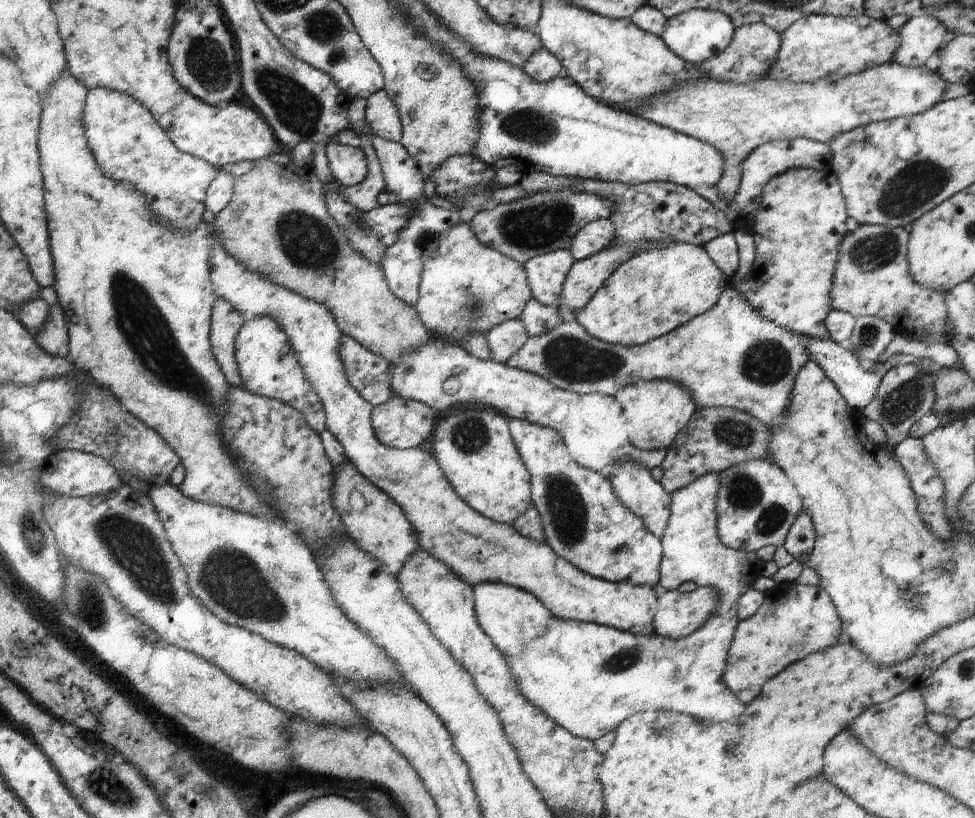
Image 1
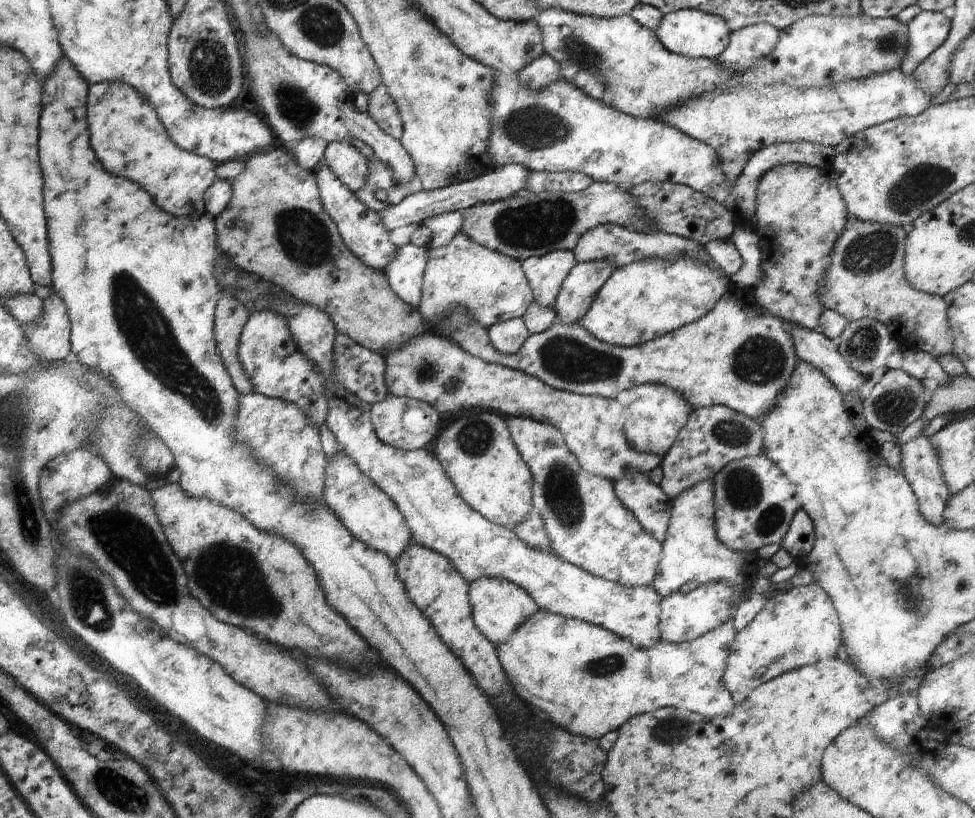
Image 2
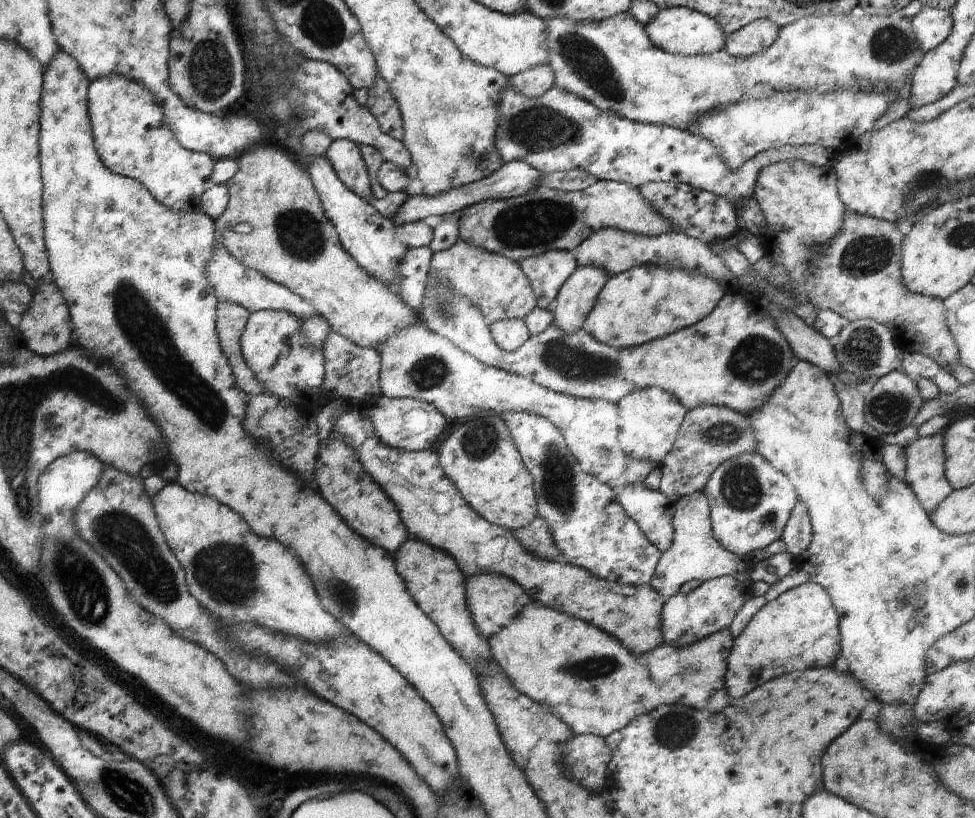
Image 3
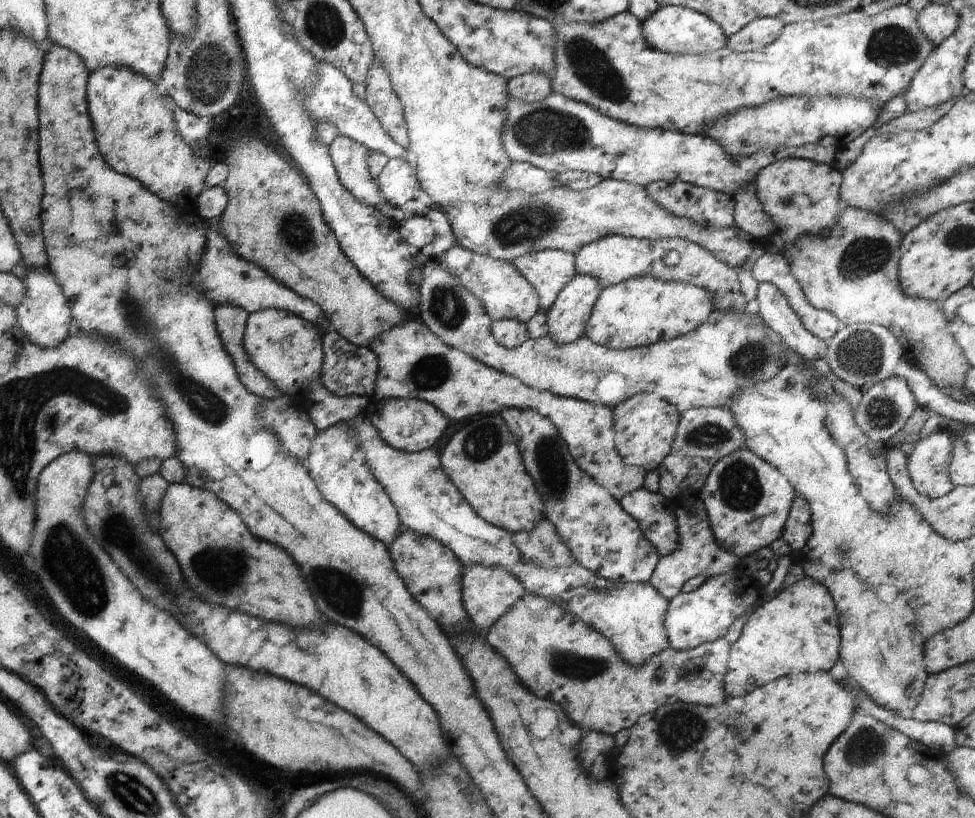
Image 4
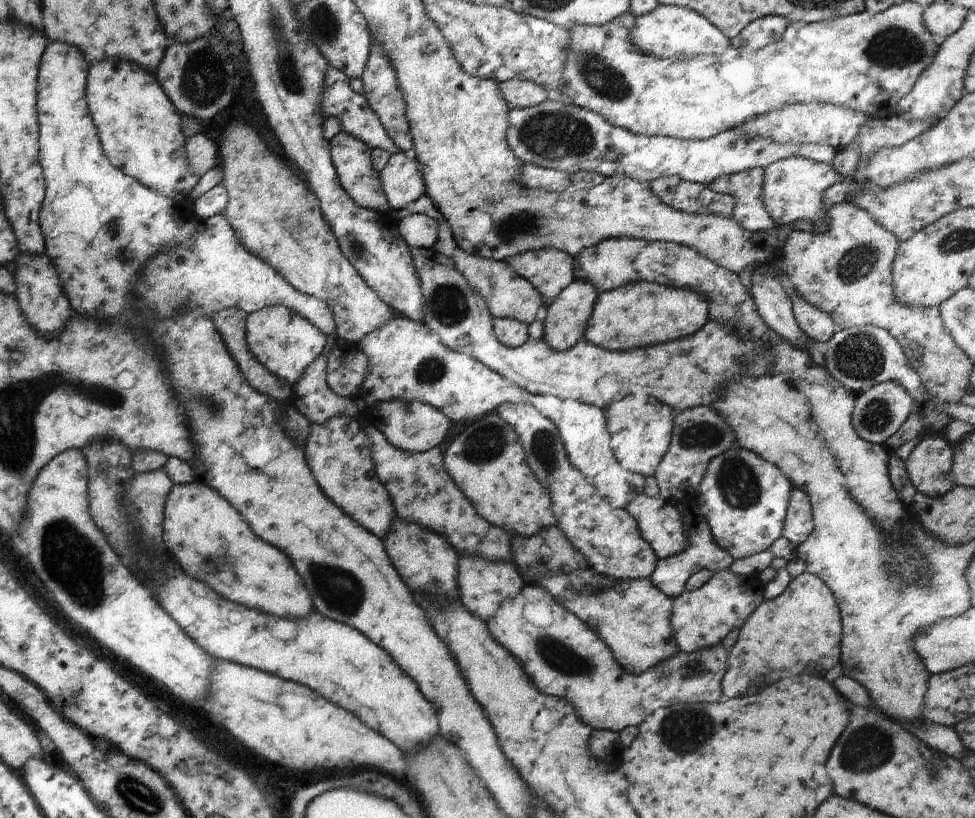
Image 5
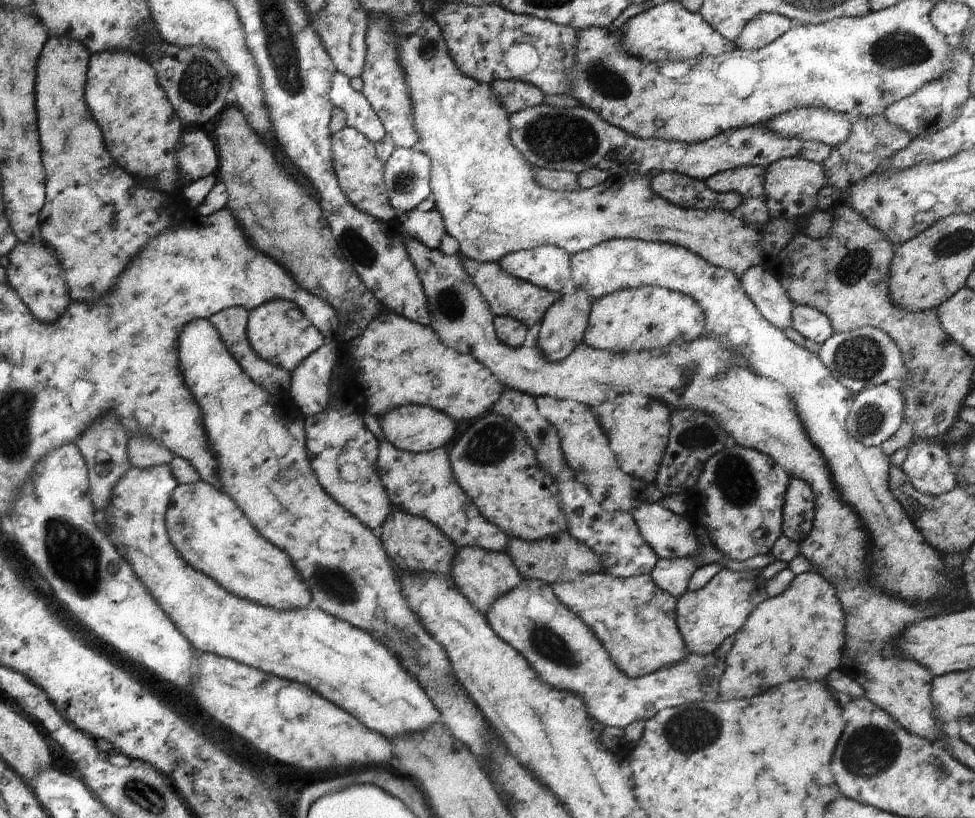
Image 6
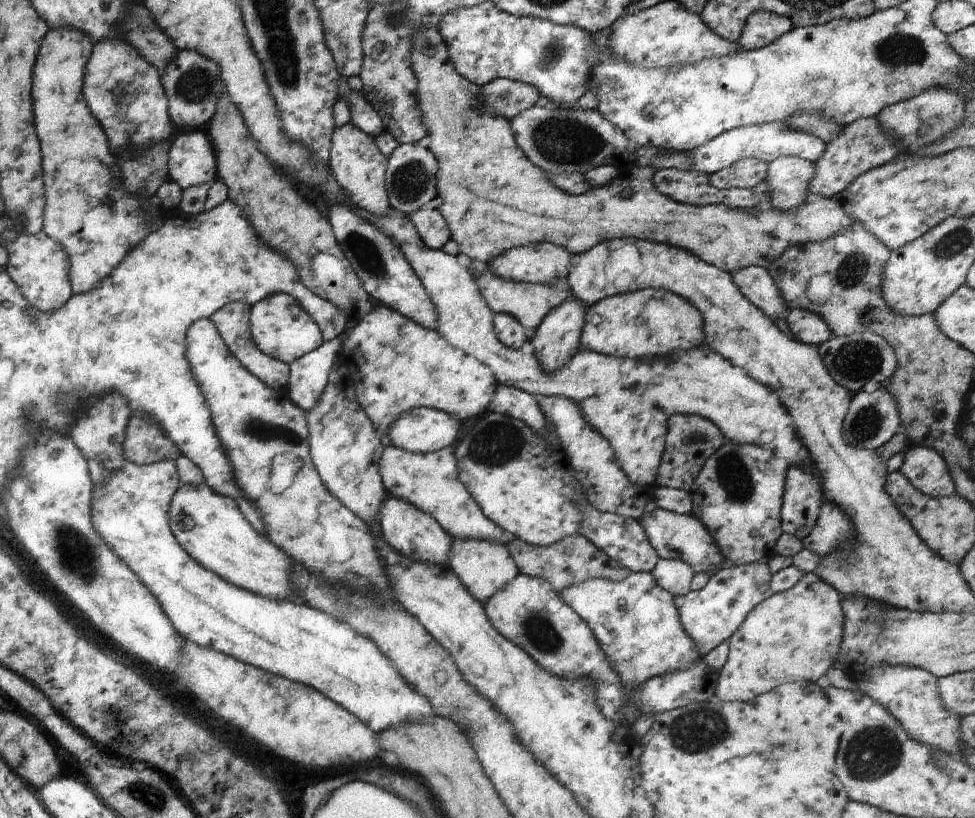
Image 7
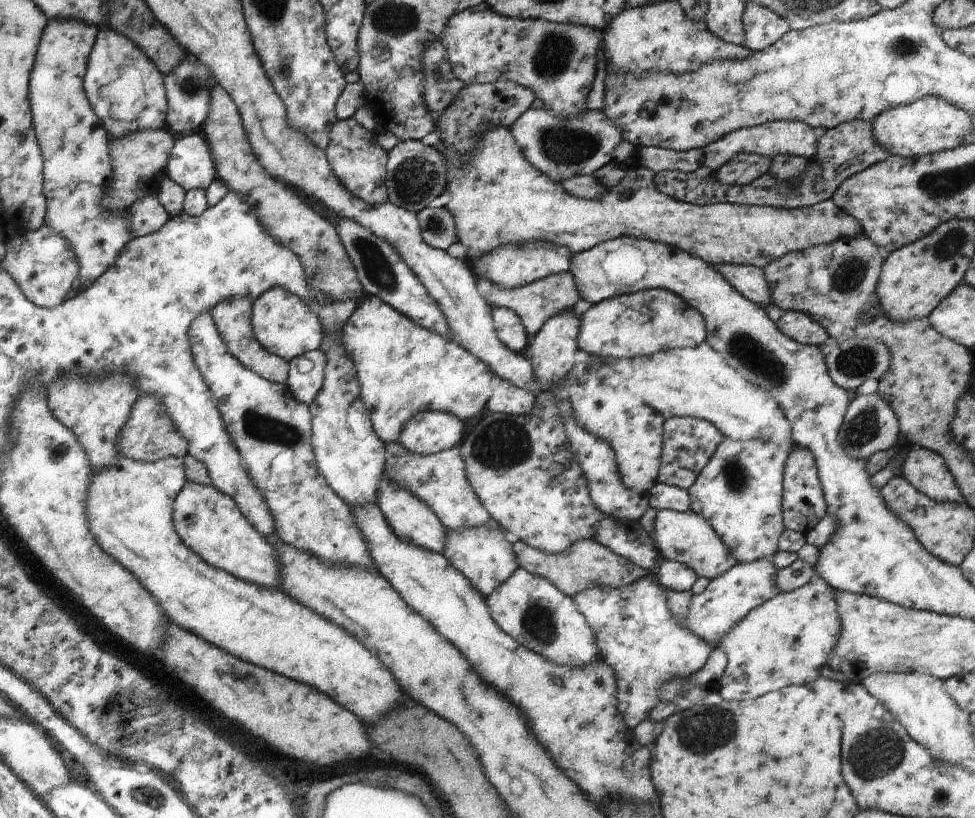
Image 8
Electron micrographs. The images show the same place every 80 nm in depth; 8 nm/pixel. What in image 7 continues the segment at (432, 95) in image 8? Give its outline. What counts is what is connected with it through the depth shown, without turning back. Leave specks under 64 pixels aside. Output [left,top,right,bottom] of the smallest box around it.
[410,26,852,273]

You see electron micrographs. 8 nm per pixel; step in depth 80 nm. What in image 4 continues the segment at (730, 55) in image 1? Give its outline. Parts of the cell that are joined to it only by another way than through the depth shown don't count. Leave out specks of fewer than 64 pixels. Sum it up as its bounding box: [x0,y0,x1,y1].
[726,18,783,53]

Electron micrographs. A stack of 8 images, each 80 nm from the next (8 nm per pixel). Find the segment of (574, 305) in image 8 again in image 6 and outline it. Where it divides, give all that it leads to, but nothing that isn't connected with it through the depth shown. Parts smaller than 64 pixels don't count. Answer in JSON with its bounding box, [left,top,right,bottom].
[457,253,561,328]

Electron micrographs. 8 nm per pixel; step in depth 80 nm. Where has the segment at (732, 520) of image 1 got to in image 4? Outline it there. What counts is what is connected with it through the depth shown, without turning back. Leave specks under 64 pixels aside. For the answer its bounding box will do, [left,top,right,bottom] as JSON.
[697,448,796,559]

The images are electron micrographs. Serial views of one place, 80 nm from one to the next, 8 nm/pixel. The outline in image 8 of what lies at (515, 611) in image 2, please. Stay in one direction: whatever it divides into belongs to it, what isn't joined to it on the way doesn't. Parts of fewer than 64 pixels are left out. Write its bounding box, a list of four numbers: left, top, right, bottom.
[440,525,518,596]

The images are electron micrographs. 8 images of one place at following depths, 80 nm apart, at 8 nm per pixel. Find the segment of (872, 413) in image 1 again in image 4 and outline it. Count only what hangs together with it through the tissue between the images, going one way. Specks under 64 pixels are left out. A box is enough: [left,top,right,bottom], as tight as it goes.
[853,377,918,443]

